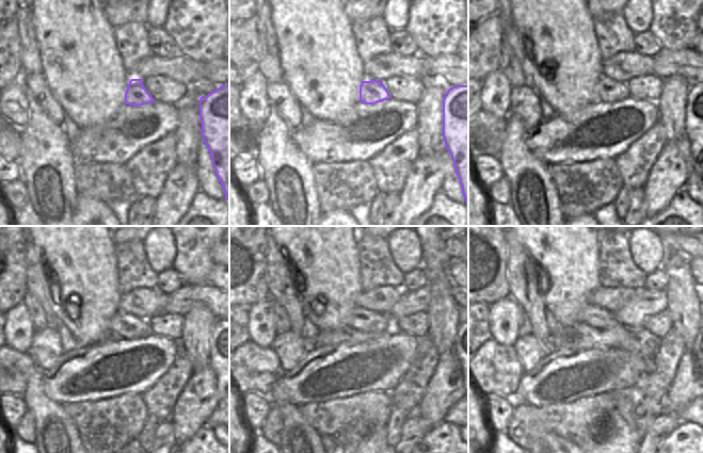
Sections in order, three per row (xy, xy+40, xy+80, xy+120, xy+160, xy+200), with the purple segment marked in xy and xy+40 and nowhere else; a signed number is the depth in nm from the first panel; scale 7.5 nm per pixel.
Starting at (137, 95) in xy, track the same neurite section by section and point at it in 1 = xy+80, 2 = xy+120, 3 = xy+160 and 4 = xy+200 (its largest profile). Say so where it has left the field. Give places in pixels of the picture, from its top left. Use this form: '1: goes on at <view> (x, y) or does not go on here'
1: goes on at xy+80 (608, 91)
2: goes on at xy+120 (130, 328)
3: goes on at xy+160 (366, 326)
4: goes on at xy+200 (593, 323)

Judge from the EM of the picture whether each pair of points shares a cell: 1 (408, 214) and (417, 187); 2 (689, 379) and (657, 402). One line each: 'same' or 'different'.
1: same
2: different

